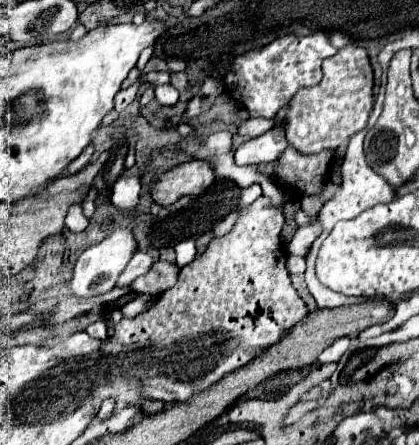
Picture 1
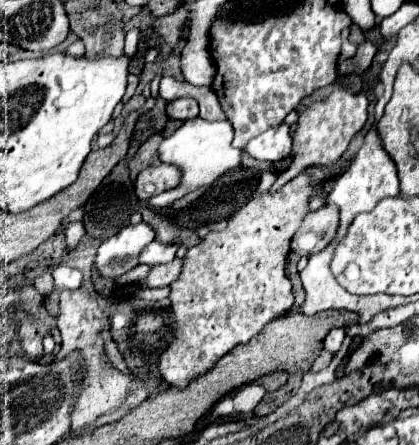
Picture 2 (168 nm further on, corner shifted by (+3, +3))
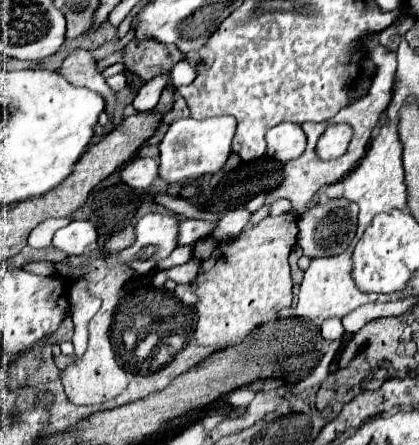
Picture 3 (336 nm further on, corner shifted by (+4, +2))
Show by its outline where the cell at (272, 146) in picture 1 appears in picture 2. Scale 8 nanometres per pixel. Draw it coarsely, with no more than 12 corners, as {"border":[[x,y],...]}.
{"border":[[288,124],[272,126],[244,148],[256,160],[280,162],[292,152]]}

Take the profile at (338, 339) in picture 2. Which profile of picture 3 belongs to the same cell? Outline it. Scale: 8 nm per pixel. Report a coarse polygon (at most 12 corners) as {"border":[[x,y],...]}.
{"border":[[341,319],[323,321],[321,333],[329,343],[341,339]]}

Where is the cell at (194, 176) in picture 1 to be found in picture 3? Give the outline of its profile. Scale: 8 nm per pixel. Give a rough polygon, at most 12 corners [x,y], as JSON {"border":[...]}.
{"border":[[135,157],[121,179],[133,189],[149,189],[159,165],[149,157]]}

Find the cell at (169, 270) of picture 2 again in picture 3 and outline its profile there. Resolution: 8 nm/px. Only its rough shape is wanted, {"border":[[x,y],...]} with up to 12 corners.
{"border":[[199,261],[167,269],[167,279],[189,283],[199,269]]}

